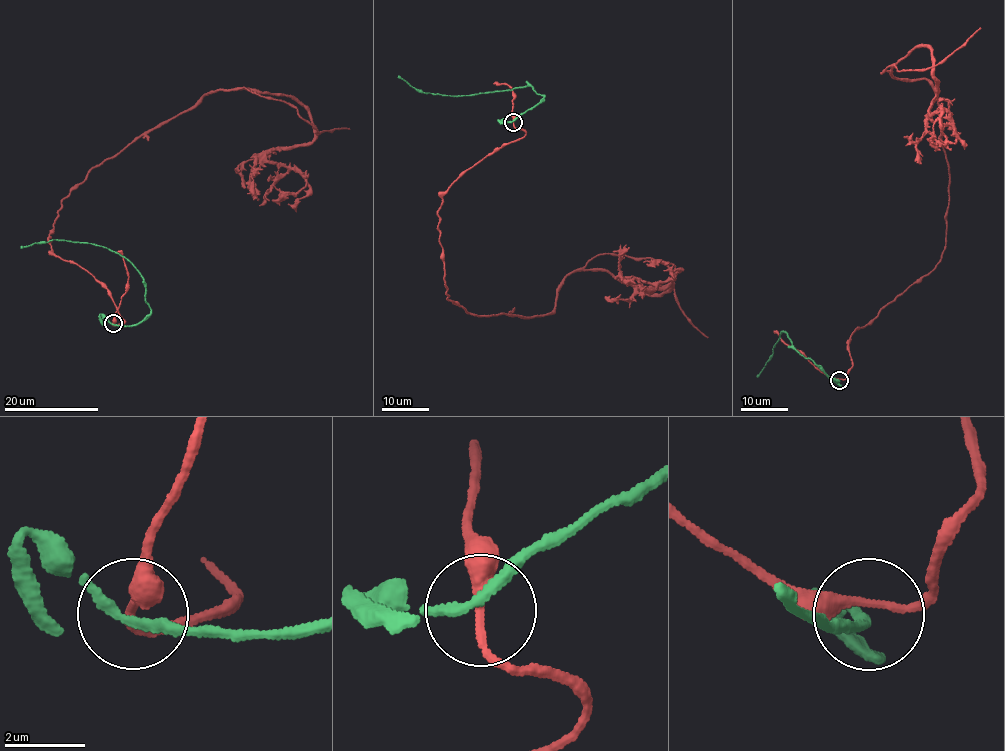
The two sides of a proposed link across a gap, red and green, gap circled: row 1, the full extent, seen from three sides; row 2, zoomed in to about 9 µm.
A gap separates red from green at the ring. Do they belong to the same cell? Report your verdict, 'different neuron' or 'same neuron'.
different neuron

